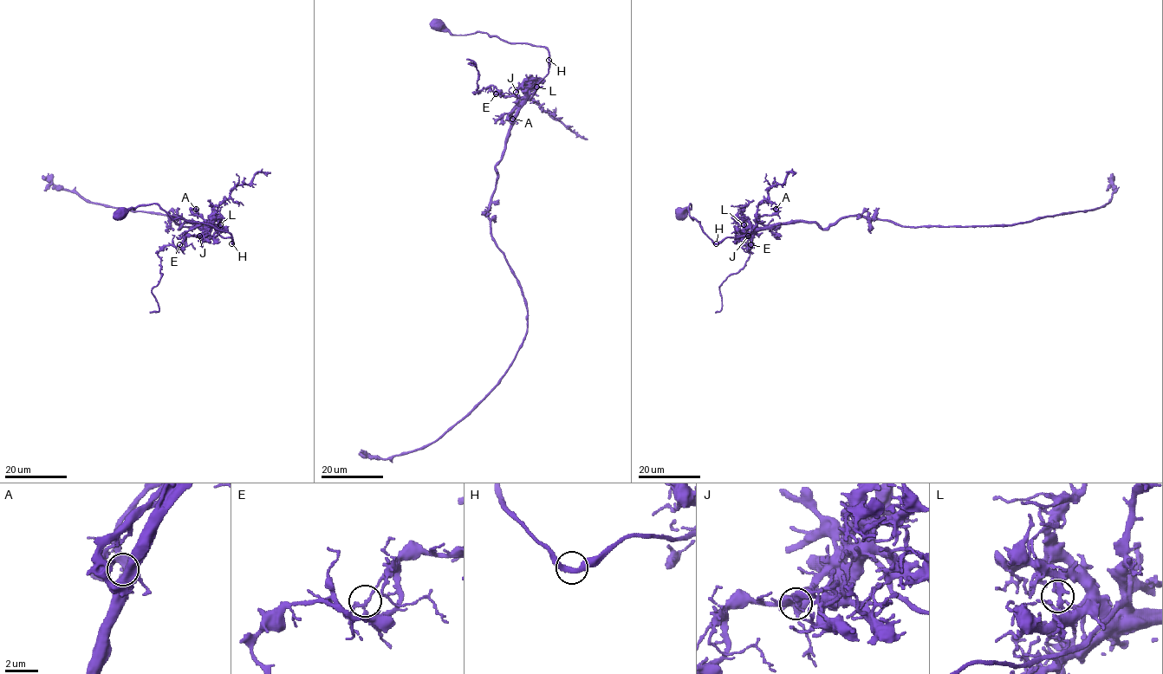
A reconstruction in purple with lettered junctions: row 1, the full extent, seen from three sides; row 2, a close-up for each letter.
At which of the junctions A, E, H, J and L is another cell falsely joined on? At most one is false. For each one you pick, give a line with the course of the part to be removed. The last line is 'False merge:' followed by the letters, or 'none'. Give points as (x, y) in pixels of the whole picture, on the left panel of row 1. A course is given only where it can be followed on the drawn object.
J: course (198, 236), (187, 236), (183, 247), (165, 245), (158, 254), (161, 274), (152, 294), (159, 309), (150, 313)
False merge: J

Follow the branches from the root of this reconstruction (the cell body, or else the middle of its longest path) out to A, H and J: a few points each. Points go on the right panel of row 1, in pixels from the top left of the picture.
A: (682, 213), (690, 204), (689, 215), (720, 243), (728, 236), (745, 236), (760, 217), (774, 214), (776, 209)
H: (682, 213), (691, 206), (690, 204), (689, 215), (699, 222), (703, 230), (716, 243)
J: (682, 213), (690, 204), (689, 215), (715, 243), (745, 236), (750, 227), (748, 236)

